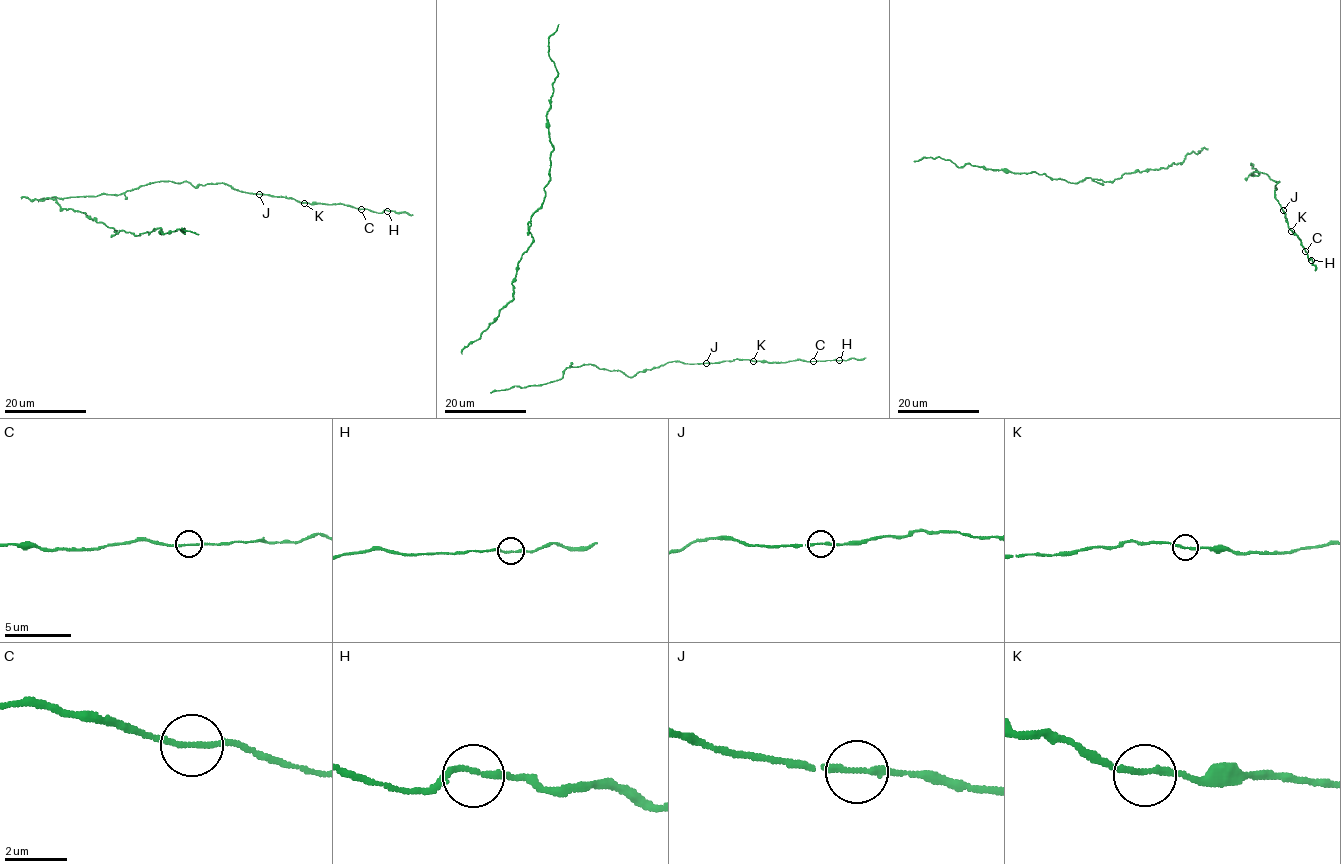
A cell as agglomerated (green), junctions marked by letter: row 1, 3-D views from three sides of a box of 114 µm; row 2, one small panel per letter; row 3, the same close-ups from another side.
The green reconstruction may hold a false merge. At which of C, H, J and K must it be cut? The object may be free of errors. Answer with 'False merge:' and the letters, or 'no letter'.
False merge: no letter

